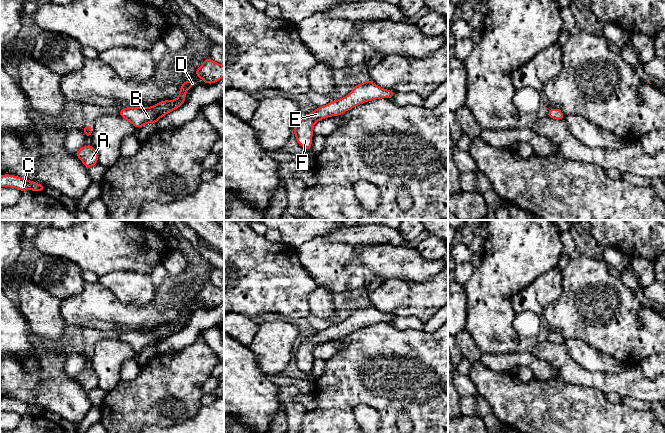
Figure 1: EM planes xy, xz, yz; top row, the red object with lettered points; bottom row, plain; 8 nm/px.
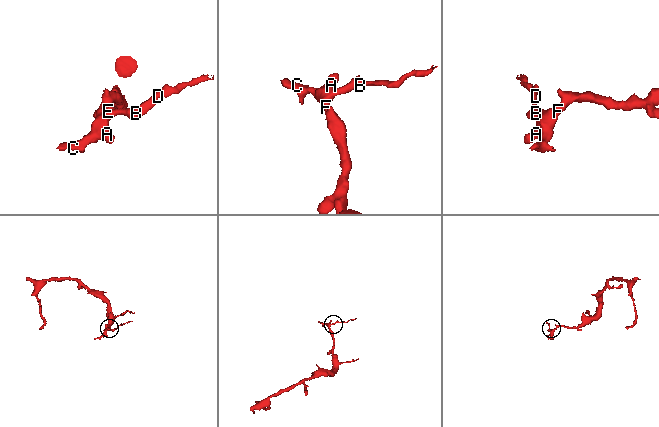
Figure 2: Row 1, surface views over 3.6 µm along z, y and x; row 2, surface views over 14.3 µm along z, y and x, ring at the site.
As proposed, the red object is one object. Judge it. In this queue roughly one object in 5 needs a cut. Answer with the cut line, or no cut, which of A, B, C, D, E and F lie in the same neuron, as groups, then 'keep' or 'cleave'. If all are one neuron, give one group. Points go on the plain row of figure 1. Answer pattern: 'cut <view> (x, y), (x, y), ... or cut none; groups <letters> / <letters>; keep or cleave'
cut none; groups A B C D E F; keep

